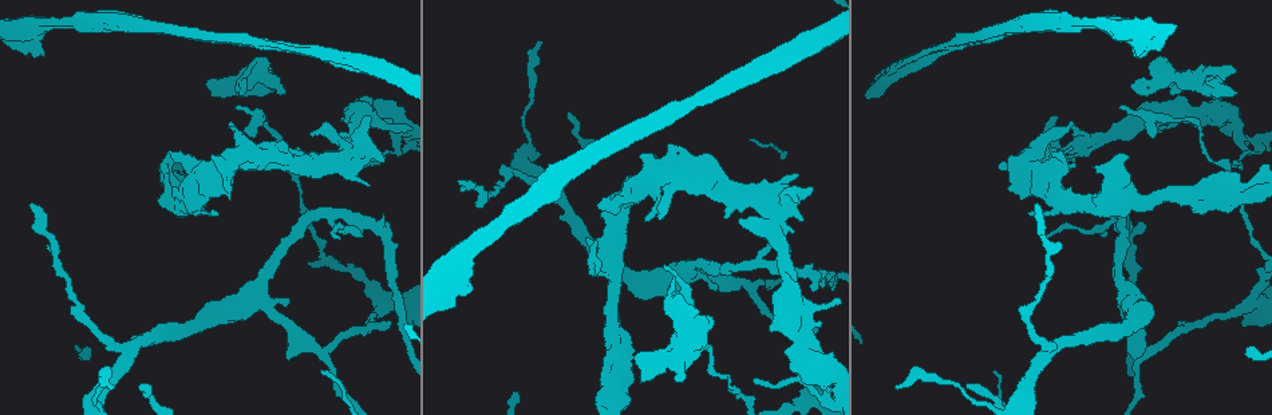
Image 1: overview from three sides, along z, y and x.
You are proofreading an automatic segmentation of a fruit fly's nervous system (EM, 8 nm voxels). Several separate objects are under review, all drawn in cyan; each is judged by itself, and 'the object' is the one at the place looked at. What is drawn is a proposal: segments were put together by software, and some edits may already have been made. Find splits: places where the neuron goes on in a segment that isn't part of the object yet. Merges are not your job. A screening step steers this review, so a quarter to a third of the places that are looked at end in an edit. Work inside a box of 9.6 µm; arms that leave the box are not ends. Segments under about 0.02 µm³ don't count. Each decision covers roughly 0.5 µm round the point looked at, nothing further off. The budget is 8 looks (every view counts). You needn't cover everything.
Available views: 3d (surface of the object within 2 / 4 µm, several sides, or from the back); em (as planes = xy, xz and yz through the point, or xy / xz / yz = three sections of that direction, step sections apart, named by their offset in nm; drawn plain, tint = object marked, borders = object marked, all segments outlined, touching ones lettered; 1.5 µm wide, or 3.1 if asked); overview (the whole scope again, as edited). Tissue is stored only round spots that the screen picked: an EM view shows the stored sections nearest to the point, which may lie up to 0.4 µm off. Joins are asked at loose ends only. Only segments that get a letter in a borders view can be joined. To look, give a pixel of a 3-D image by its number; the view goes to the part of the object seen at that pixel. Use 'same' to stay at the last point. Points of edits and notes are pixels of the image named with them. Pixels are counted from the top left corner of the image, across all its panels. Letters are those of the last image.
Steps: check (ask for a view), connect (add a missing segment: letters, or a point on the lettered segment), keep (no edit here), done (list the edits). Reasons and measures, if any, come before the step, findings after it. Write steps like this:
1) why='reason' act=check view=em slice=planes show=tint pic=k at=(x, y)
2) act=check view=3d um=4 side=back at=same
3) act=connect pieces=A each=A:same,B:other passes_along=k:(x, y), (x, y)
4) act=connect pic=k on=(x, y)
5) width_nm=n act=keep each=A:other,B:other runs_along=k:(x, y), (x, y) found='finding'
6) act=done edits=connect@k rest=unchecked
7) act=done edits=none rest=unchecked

why='tapers out' act=check view=3d um=2 pic=1 at=(1036, 203)

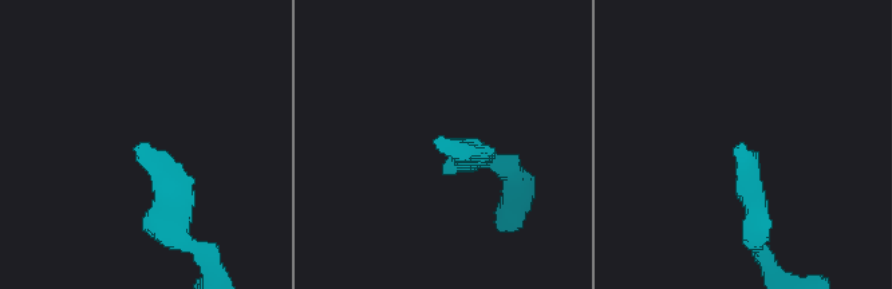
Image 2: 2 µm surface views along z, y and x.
why='shape alone is not enough' act=check view=em slice=planes show=plain pic=2 at=(734, 150)

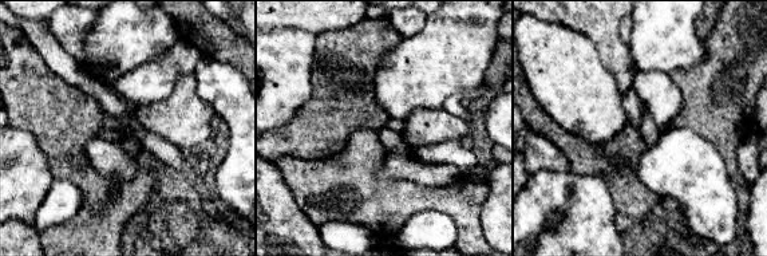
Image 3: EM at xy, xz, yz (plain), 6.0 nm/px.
why='see the neighbours' act=check view=em slice=planes show=borders at=same

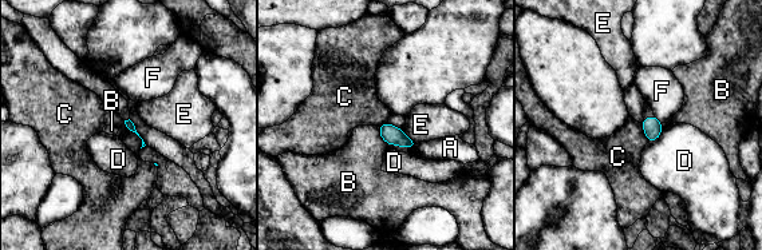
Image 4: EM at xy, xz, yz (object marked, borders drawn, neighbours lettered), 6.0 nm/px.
act=keep each=A:other,B:other,C:other,D:other,E:other,F:other border=4:(123, 120), (141, 139), (141, 147) found='no lettered segment goes on from it'

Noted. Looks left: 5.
why='free end' act=check view=3d um=4 pic=1 at=(1142, 55)

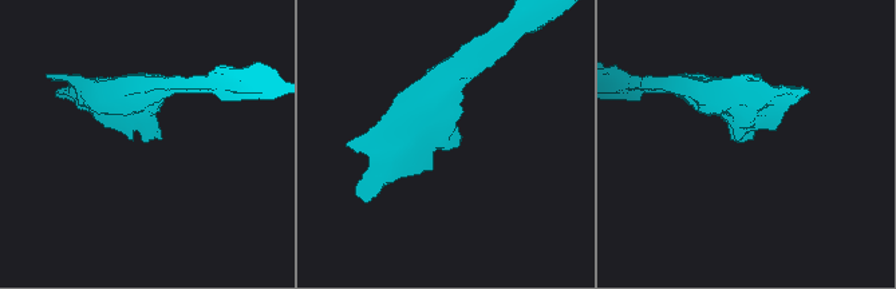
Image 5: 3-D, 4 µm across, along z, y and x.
why='need the tissue' act=check view=em slice=xz step=8 show=tint pic=5 at=(744, 140)

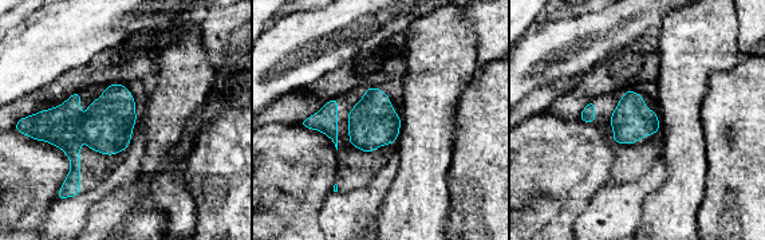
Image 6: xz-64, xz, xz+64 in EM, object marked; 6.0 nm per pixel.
act=check view=em slice=yz step=4 show=borders at=same

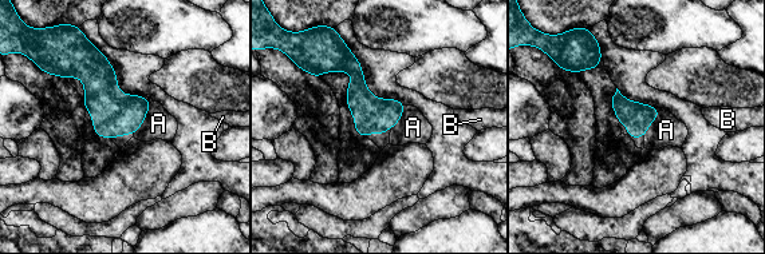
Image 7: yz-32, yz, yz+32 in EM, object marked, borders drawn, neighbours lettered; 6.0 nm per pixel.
act=connect pieces=A each=A:same,B:other found='it goes on there'

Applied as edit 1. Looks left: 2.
act=check view=overview

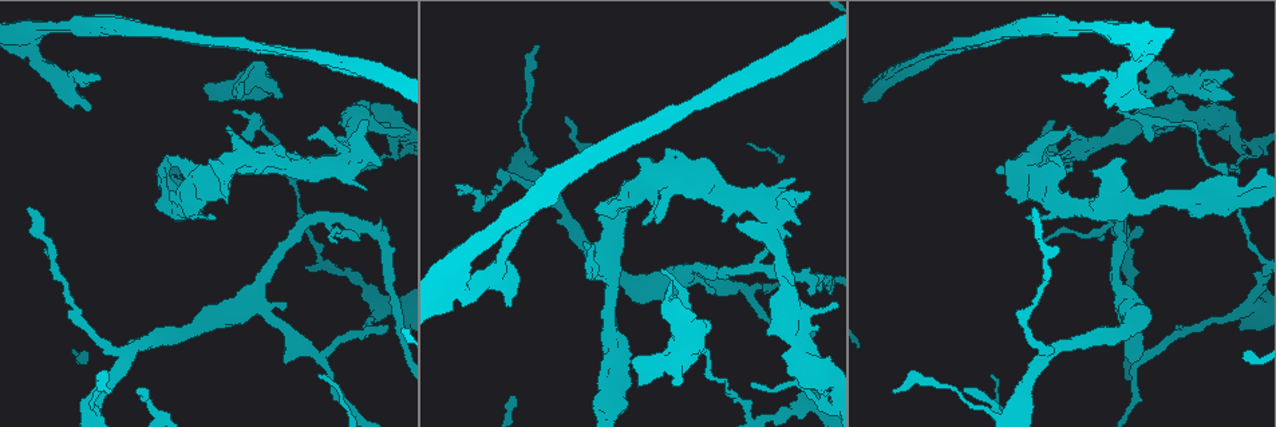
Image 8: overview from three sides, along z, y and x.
why='free end' act=check view=em slice=planes show=borders pic=8 at=(681, 384)

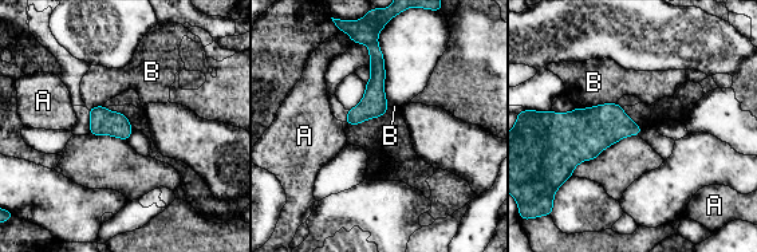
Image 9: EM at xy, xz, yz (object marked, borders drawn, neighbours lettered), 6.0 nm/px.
longest_contact=B:190nm act=keep each=A:other,B:other runs_along=9:(371, 48), (375, 93), (350, 121) found='none of them fits'

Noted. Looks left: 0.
act=done edits=connect@7 rest=unchecked

